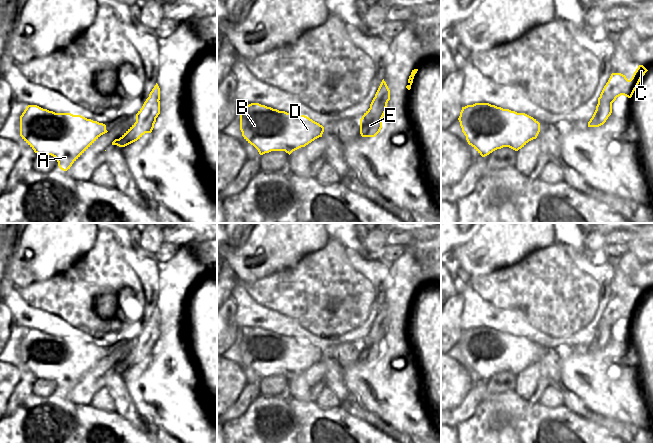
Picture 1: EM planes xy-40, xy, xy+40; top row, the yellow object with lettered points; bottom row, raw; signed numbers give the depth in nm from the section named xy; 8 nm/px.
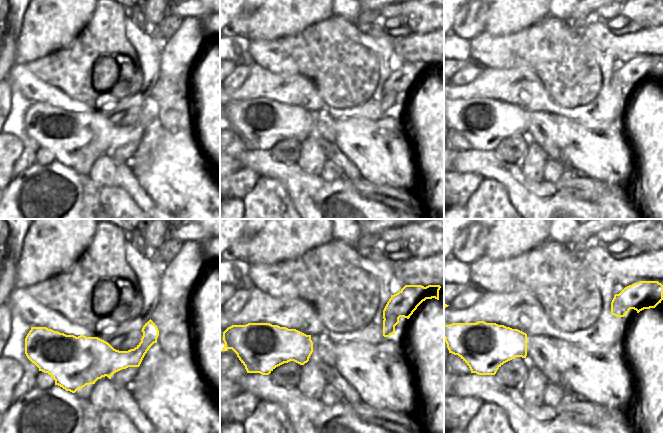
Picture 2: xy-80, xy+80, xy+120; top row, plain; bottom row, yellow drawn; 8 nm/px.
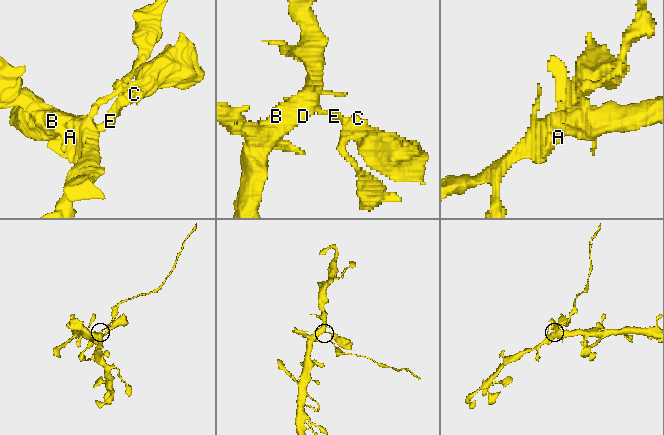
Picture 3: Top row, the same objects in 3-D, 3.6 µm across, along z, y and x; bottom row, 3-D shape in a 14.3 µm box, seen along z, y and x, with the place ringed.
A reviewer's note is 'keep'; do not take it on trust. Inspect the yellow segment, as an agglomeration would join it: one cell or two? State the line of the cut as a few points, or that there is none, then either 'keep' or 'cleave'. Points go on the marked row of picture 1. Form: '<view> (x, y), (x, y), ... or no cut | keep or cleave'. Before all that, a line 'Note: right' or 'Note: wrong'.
Note: wrong
xy+40 (600, 96), (610, 102), (610, 114) | cleave

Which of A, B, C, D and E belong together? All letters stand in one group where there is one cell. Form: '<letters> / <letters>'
A B D E / C

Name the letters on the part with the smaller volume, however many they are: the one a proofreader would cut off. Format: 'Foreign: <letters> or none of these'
Foreign: C

